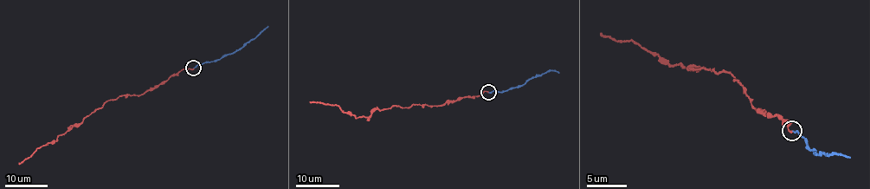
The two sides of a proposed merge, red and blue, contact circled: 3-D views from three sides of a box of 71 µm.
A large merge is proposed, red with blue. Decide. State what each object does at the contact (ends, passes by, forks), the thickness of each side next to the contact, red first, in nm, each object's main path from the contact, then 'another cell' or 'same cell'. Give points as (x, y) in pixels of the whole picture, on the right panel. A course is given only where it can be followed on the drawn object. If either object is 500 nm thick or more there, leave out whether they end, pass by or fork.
red ends | blue ends | 150/140 nm | red via (793, 130), (779, 114), (756, 110), (731, 71), (671, 64), (632, 40), (616, 40), (600, 33) | blue via (793, 130), (797, 131), (817, 156), (825, 153), (850, 156) | same cell

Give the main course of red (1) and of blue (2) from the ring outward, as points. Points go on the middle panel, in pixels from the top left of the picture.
1: (488, 92), (441, 105), (373, 109), (368, 116), (357, 117), (337, 105), (310, 101)
2: (488, 92), (507, 91), (550, 70), (559, 73)

